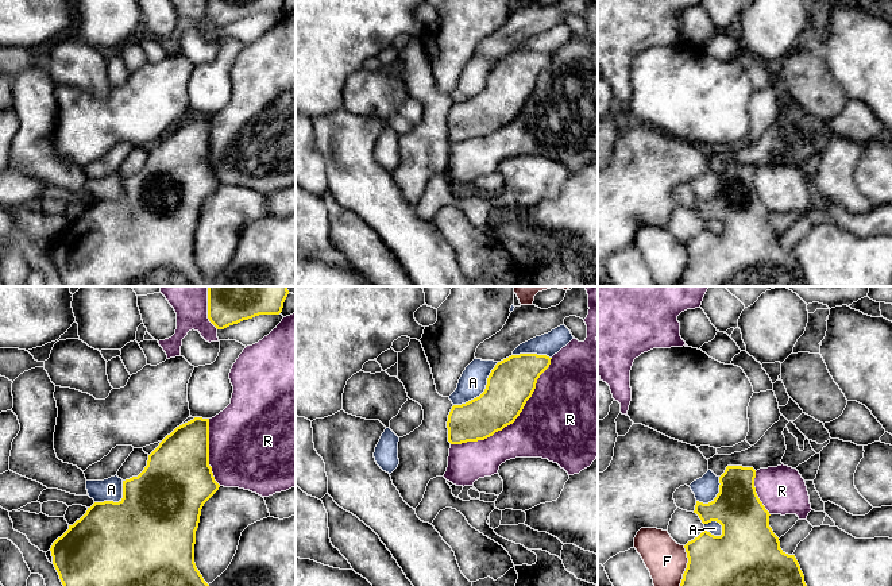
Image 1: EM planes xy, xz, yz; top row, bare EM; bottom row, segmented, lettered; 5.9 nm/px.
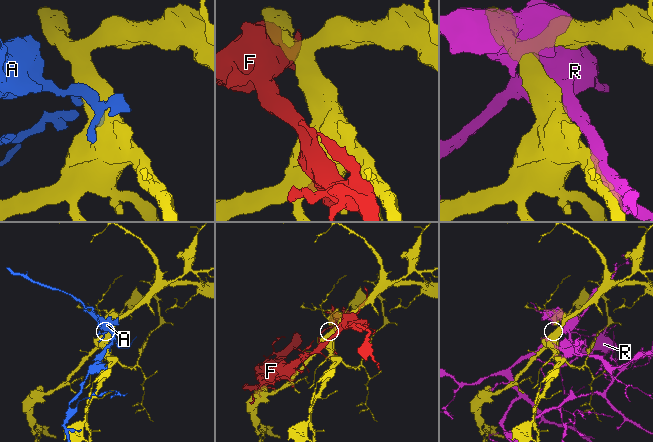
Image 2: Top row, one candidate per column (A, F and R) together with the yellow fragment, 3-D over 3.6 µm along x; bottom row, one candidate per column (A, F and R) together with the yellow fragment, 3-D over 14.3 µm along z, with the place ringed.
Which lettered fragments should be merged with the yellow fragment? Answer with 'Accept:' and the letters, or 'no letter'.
Accept: no letter

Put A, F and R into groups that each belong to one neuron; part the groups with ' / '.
A / F / R

